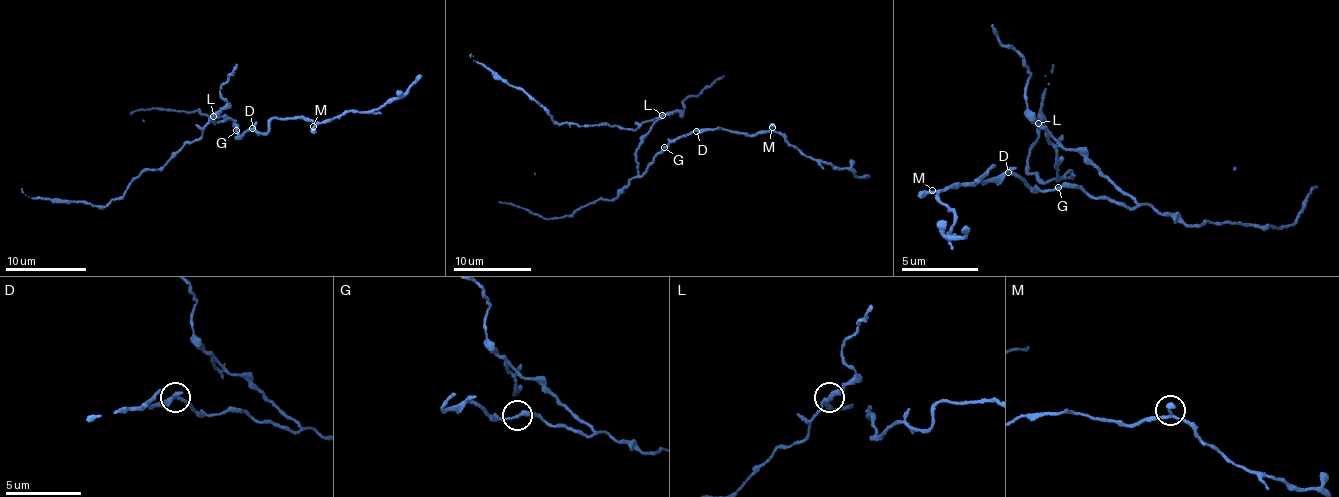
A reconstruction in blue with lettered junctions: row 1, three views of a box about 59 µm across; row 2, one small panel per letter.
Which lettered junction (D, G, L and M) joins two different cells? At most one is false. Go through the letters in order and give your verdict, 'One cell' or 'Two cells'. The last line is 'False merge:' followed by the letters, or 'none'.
D: One cell
G: One cell
L: Two cells
M: One cell
False merge: L

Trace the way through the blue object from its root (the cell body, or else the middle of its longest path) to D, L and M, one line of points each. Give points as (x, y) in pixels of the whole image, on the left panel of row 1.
D: (226, 121), (233, 119), (232, 126), (235, 126), (238, 136), (252, 128)
L: (226, 121), (216, 123), (210, 121), (212, 116)
M: (226, 121), (233, 119), (238, 136), (250, 129), (266, 133), (273, 118), (296, 117), (312, 120), (313, 126)

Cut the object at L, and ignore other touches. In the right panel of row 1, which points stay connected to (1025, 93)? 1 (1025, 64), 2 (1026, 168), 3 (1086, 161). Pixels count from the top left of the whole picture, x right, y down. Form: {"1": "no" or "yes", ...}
{"1": "yes", "2": "no", "3": "yes"}

